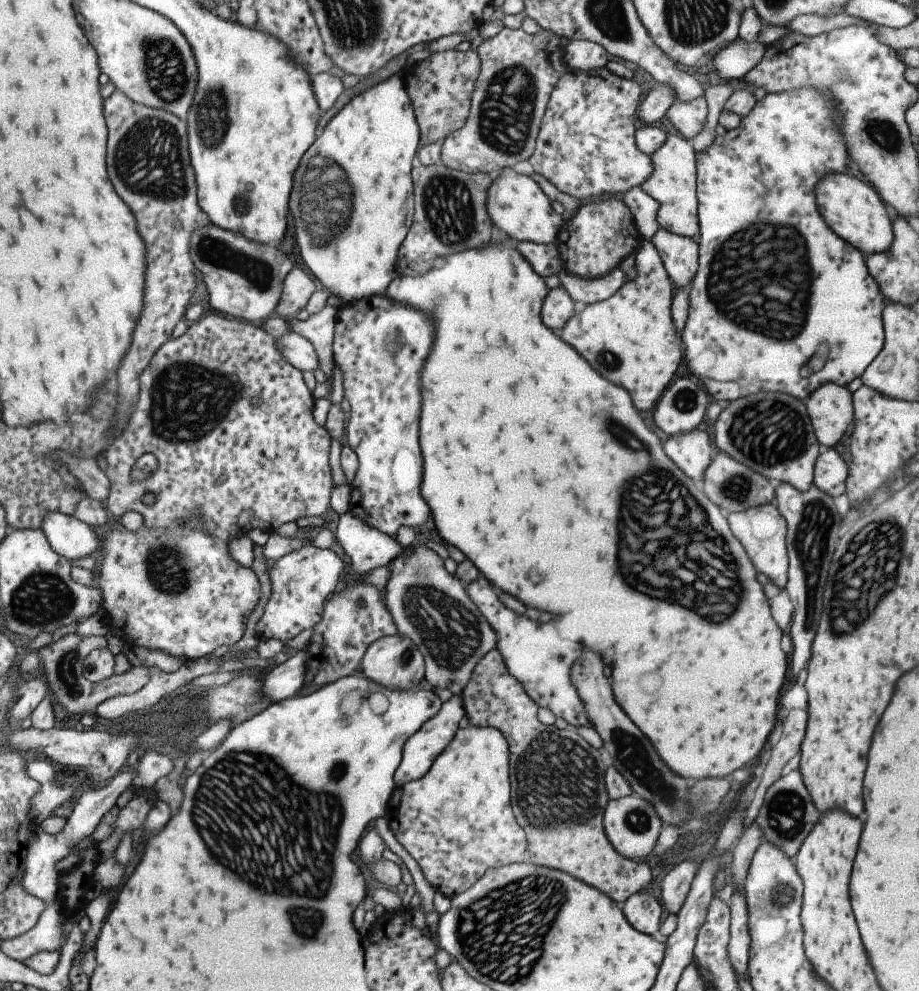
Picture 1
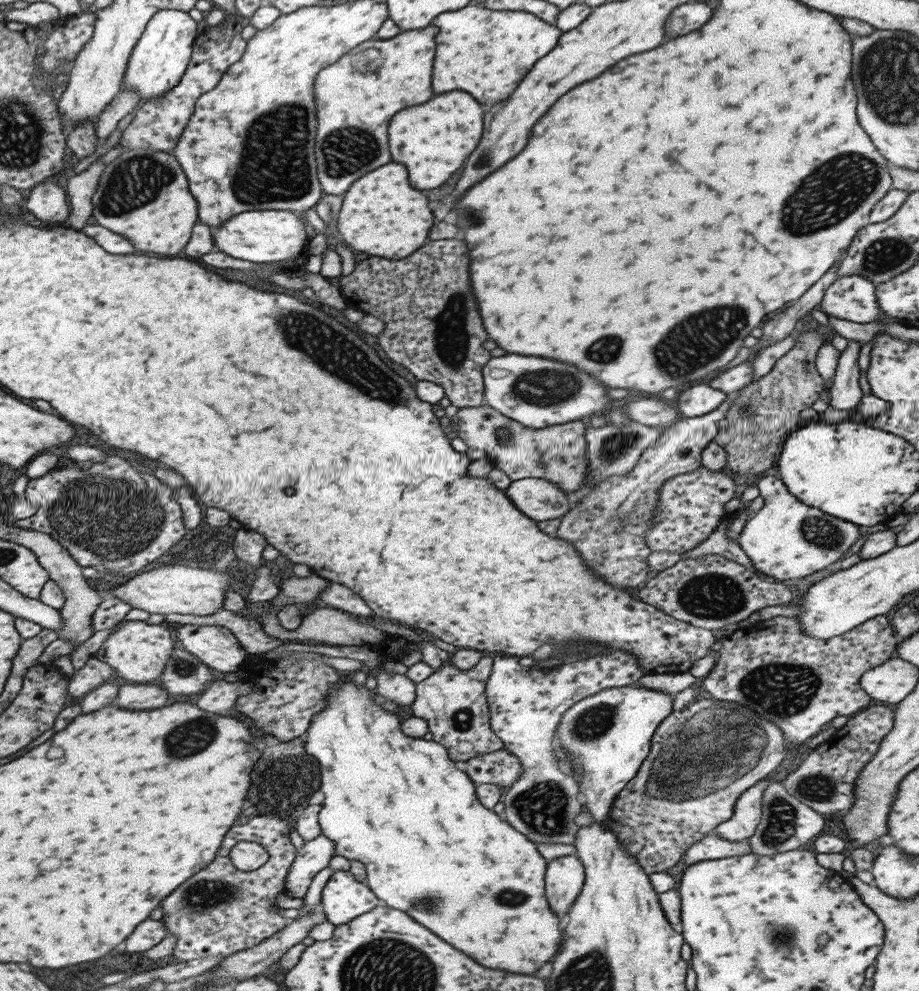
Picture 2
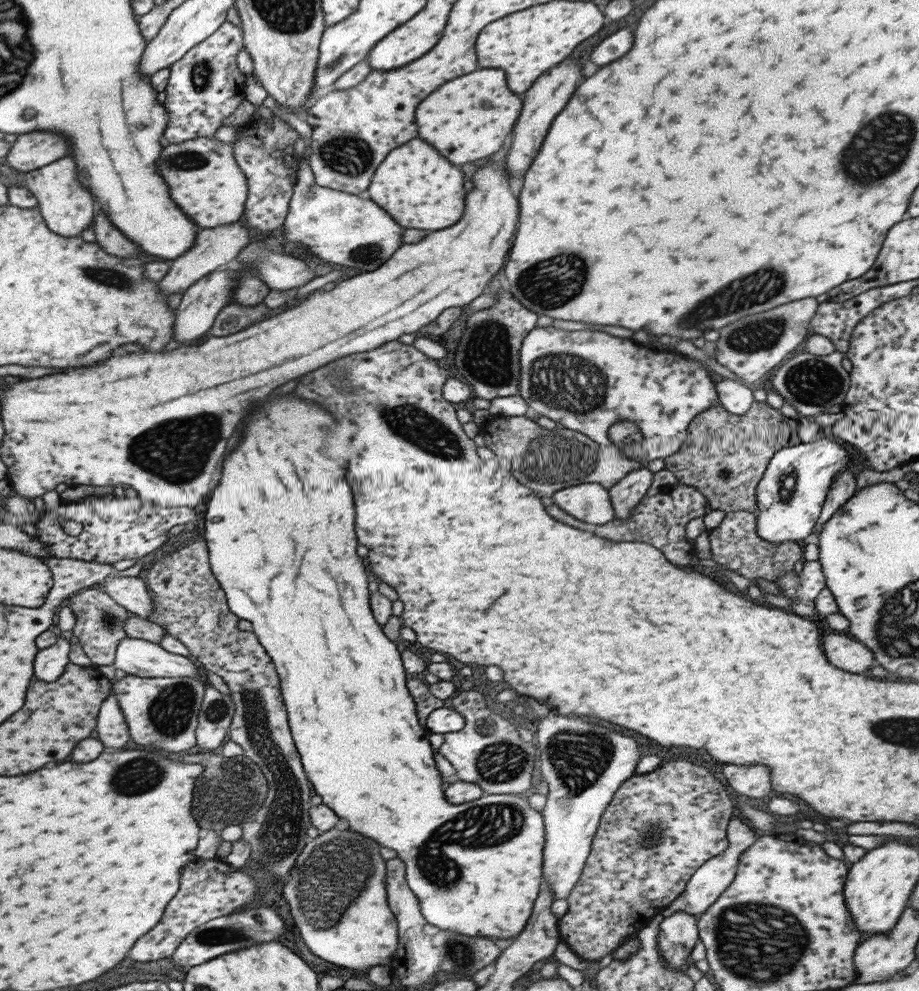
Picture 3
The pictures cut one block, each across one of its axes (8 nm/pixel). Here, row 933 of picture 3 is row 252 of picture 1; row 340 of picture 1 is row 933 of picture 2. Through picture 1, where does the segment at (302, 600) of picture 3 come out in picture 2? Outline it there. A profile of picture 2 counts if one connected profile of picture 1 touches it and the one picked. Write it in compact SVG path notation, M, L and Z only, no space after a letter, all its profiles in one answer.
M342 674L342 677L343 680L337 682L336 686L328 692L328 698L324 698L326 707L312 716L307 730L300 738L303 741L305 754L315 758L318 764L319 790L324 796L317 814L321 835L336 844L334 855L361 862L366 873L366 885L379 900L385 902L387 907L404 912L417 924L421 924L427 930L431 930L435 936L439 936L443 942L465 952L469 958L473 958L477 964L485 968L495 966L493 970L535 975L535 972L549 958L553 958L560 951L559 944L564 936L559 930L559 918L552 910L549 910L545 898L544 874L547 861L539 855L535 844L524 834L515 832L507 821L501 822L491 809L484 808L477 801L474 791L475 784L467 777L467 774L455 768L441 744L405 736L400 731L397 716L381 709L379 702L373 701L372 694L363 685L357 686L352 683L350 674Z

